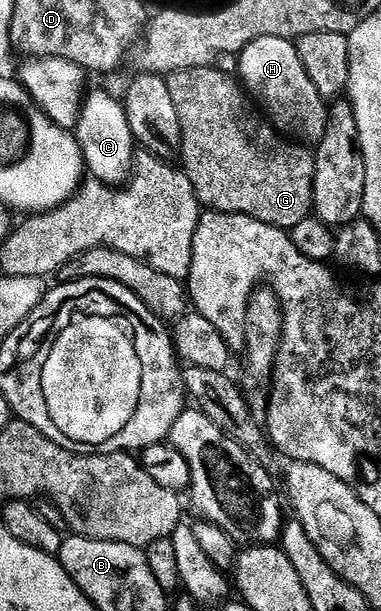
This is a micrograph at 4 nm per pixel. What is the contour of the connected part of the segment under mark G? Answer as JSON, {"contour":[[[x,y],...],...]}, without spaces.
{"contour":[[[216,66],[191,68],[173,72],[167,77],[170,95],[178,112],[178,121],[181,122],[179,155],[182,158],[184,156],[183,171],[188,173],[196,196],[205,209],[226,214],[242,214],[275,228],[291,230],[314,212],[312,199],[316,157],[313,149],[291,139],[283,140],[279,136],[281,133],[259,111],[256,113],[252,109],[253,101],[246,95],[245,89],[218,69]]]}

